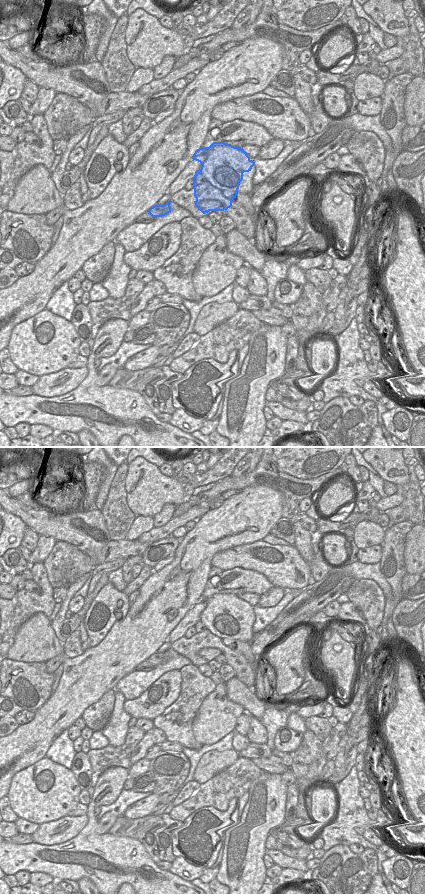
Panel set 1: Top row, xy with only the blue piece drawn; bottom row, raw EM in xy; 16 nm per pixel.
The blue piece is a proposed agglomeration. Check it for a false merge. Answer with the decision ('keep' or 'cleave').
cleave

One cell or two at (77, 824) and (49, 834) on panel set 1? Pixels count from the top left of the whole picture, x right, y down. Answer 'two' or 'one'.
one

